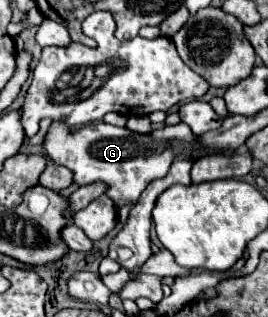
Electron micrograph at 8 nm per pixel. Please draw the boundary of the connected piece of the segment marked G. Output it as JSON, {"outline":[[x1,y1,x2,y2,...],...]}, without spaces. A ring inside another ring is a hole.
{"outline":[[52,123,44,141,44,149,50,159,58,165,68,167,74,173,74,181,78,185,98,181,106,183,108,197,118,209,132,209,150,181,164,177,176,157,184,155,192,159,196,147,200,147,198,135,194,135,186,123,166,125,162,129,154,129,148,135,130,131,128,127,114,127,106,123,92,123,78,131,70,131,64,125]]}

